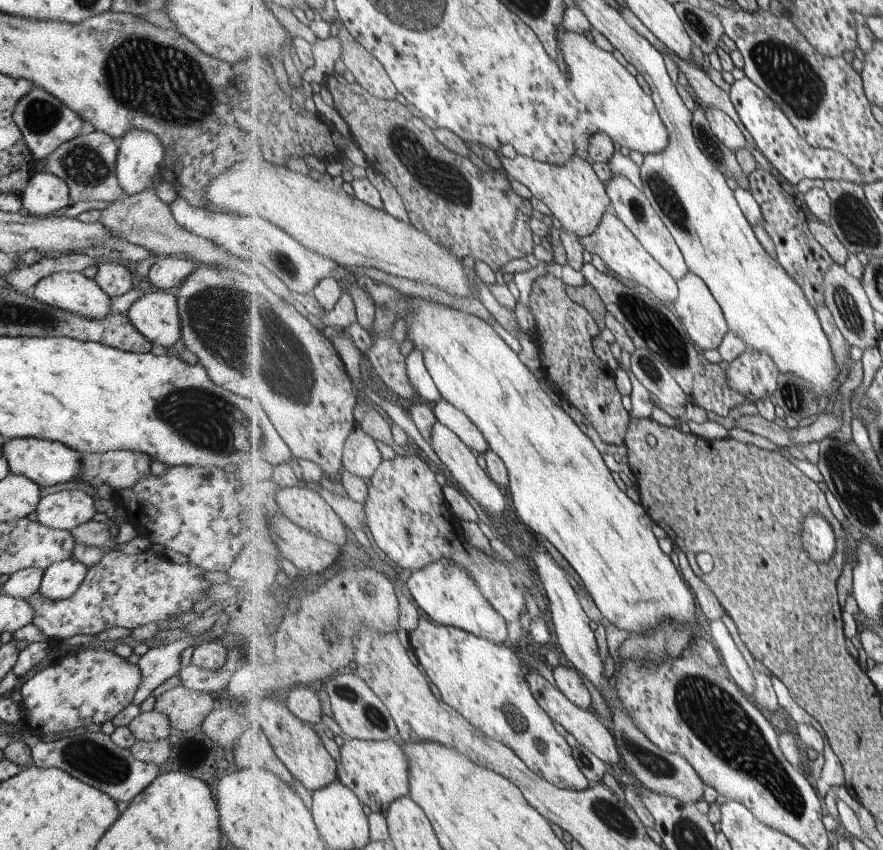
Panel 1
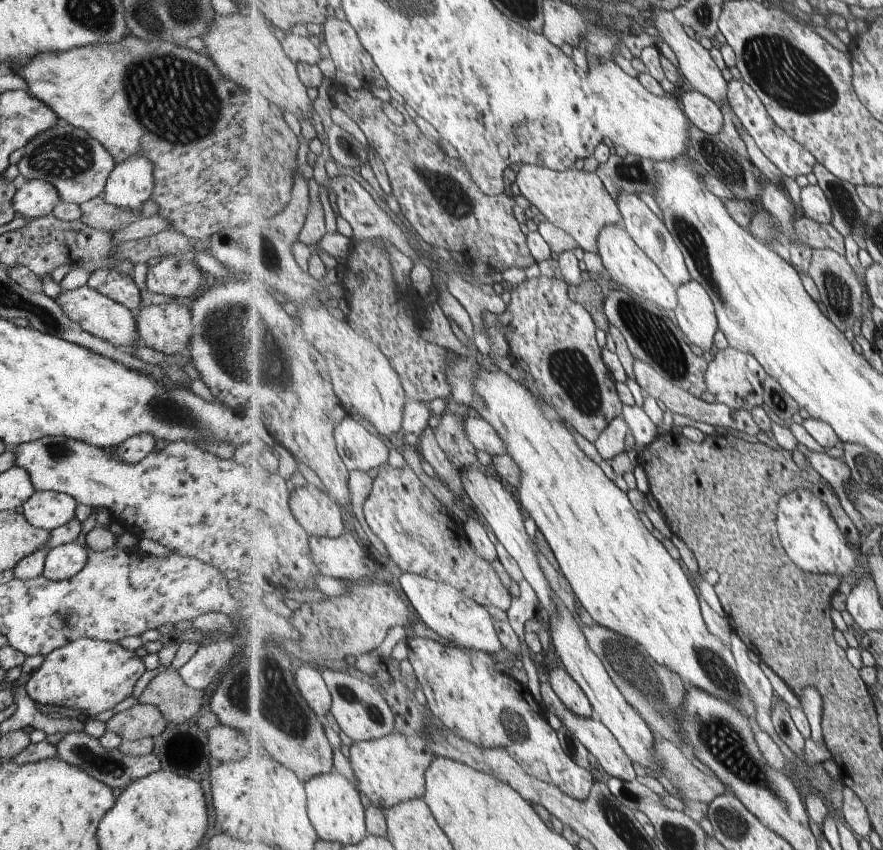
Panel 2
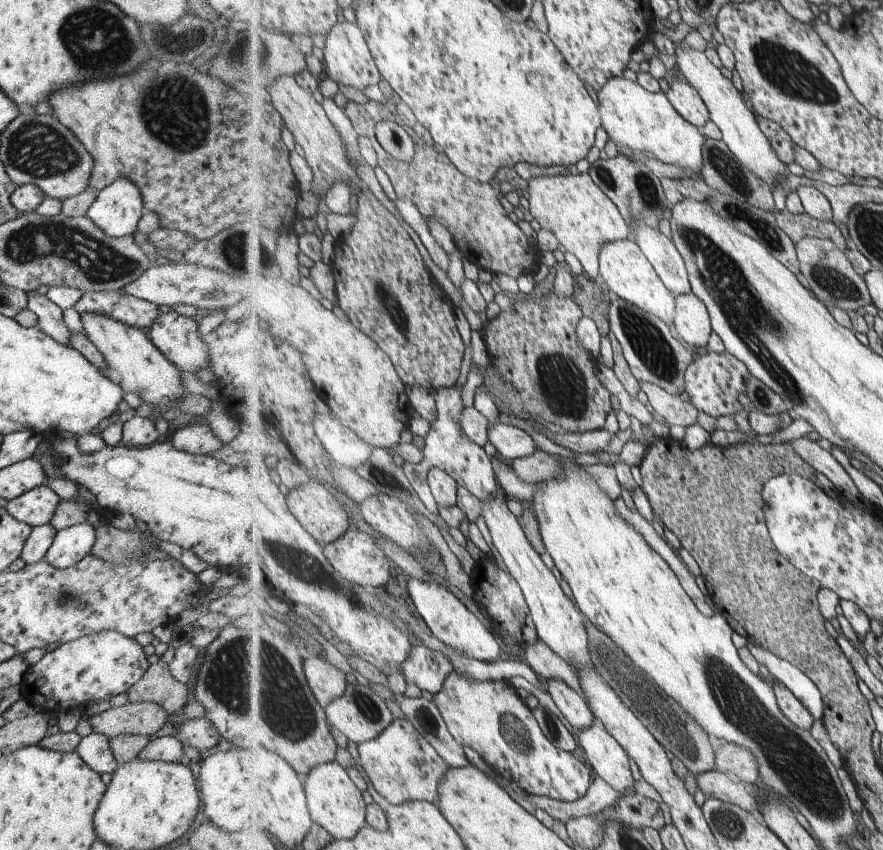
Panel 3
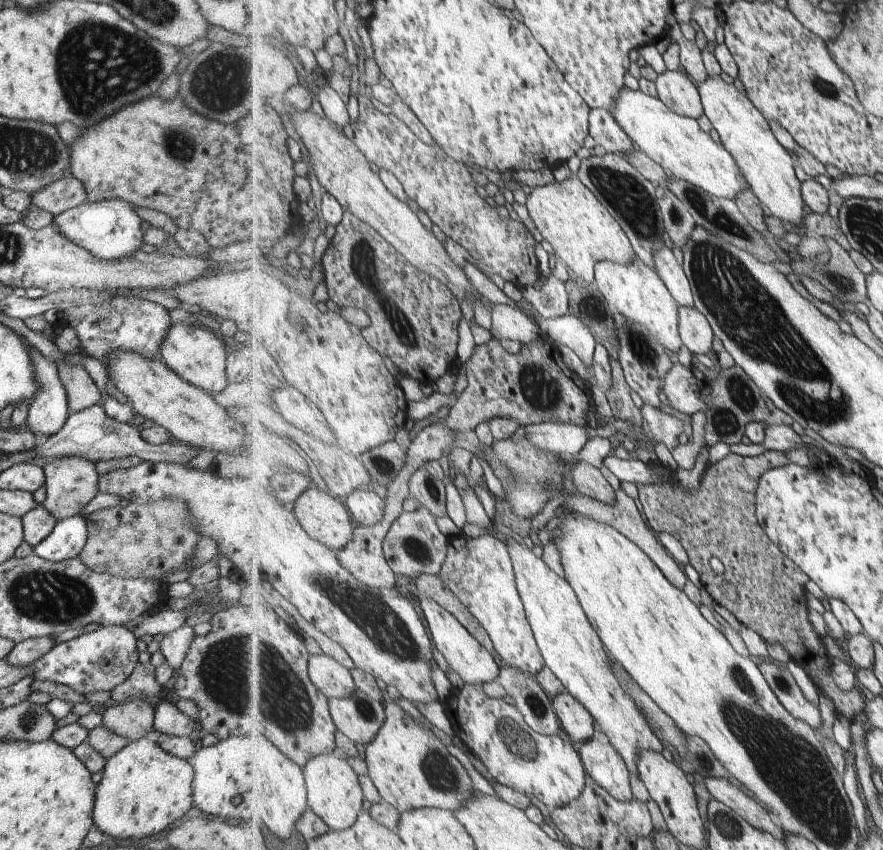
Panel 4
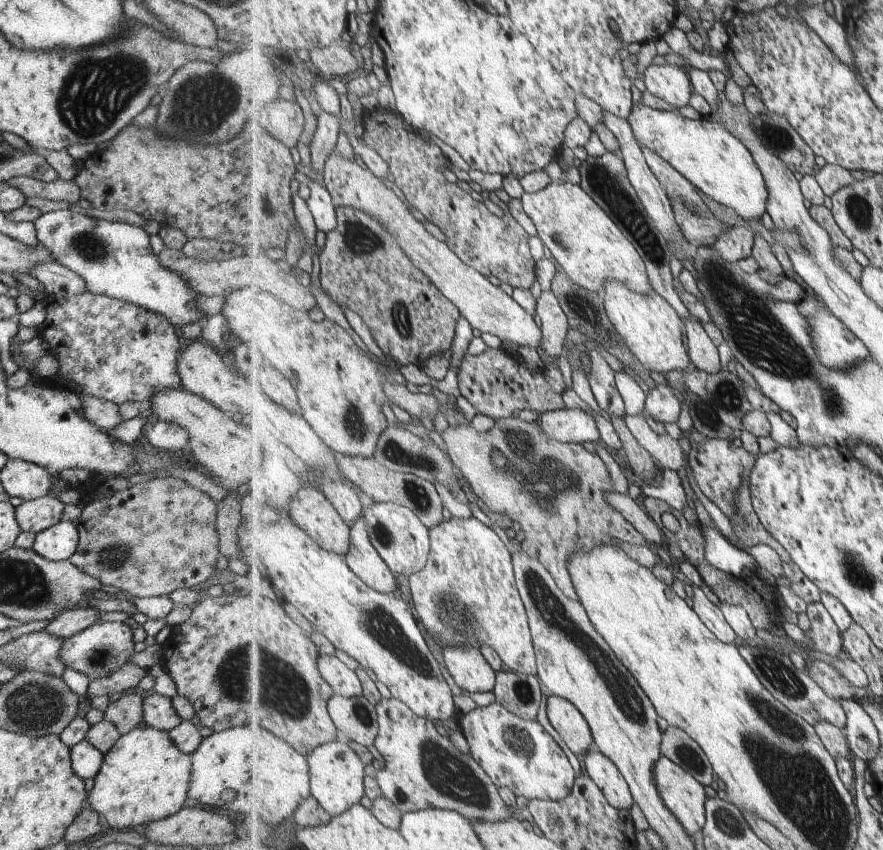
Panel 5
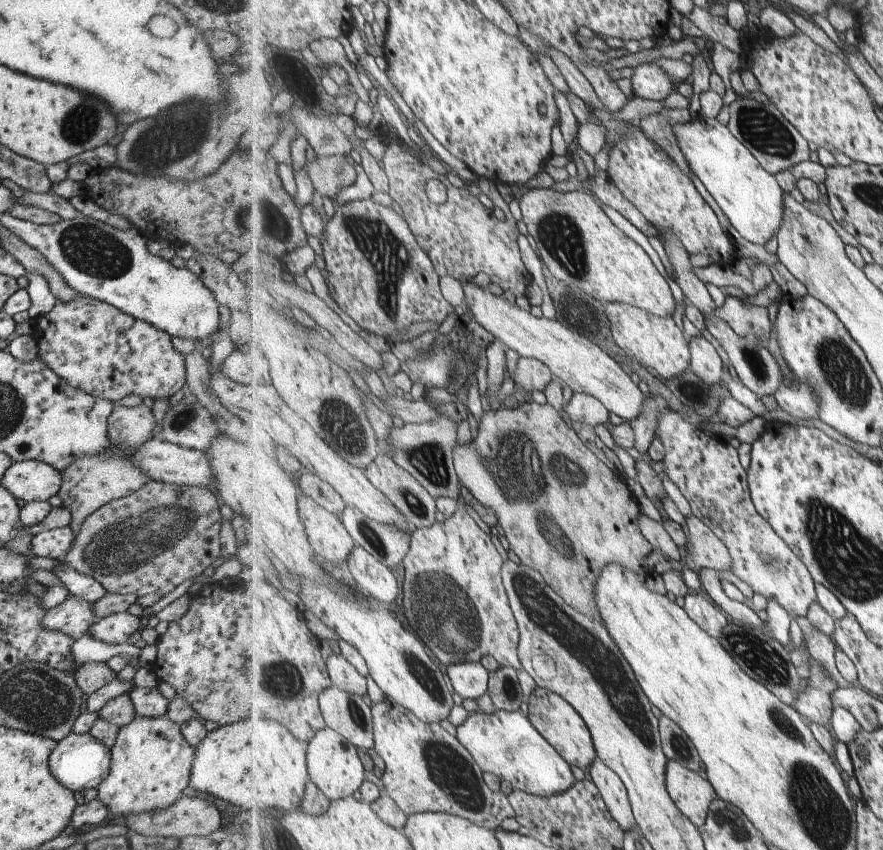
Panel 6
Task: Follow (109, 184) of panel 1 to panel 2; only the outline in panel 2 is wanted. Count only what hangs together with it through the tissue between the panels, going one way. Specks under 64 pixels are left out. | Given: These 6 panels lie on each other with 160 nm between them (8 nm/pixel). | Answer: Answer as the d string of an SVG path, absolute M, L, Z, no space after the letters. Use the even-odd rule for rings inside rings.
M61 119L53 128L33 137L22 147L21 152L23 155L16 165L19 172L18 182L29 179L46 180L56 188L61 200L78 205L101 194L106 178L115 165L113 157L100 142L91 138L83 129L73 128ZM85 176L93 176L93 180L79 182L85 180Z

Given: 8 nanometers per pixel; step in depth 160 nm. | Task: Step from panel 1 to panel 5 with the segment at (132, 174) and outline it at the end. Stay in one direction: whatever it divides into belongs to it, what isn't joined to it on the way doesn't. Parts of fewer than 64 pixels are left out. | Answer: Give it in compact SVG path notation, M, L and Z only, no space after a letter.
M70 209L53 210L41 213L33 222L36 238L49 252L49 260L63 265L78 274L86 282L86 292L107 295L114 299L134 304L135 306L161 313L174 327L193 320L204 320L202 314L189 308L189 302L197 295L186 287L184 281L168 270L160 268L156 256L150 252L149 234L141 227L134 227L123 222L112 222L86 216Z

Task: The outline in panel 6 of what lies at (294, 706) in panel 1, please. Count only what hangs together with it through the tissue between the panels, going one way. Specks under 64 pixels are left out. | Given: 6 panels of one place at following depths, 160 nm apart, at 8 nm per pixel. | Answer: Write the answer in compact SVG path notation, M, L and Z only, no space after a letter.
M332 653L325 660L331 685L349 694L363 697L367 694L367 678L361 676L353 664L349 664L343 655Z

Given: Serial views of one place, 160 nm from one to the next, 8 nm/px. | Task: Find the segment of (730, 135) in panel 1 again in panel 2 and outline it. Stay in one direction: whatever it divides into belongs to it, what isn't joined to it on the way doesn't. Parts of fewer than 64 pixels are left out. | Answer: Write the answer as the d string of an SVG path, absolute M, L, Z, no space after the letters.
M687 91L677 95L677 99L691 123L696 124L703 132L717 135L724 129L723 112L719 105L706 94L699 91Z

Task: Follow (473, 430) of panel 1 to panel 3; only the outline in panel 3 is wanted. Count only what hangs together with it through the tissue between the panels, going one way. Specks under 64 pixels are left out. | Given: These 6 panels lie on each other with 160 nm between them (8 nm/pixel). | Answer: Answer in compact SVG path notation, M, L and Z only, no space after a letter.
M497 423L485 430L489 442L497 450L497 455L507 462L519 457L531 456L537 448L537 442L521 428Z

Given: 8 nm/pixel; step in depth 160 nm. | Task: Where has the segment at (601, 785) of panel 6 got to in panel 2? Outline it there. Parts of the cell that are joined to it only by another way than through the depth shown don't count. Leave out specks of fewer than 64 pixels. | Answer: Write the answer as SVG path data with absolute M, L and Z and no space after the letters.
M550 681L540 683L539 693L542 699L542 706L555 714L559 720L561 720L563 726L567 726L579 740L589 749L589 752L594 756L600 765L600 770L604 777L617 777L624 781L634 781L637 778L635 774L635 768L631 764L630 756L625 752L623 746L617 737L611 732L608 726L599 719L593 719L591 717L585 718L584 716L574 713L555 692Z

